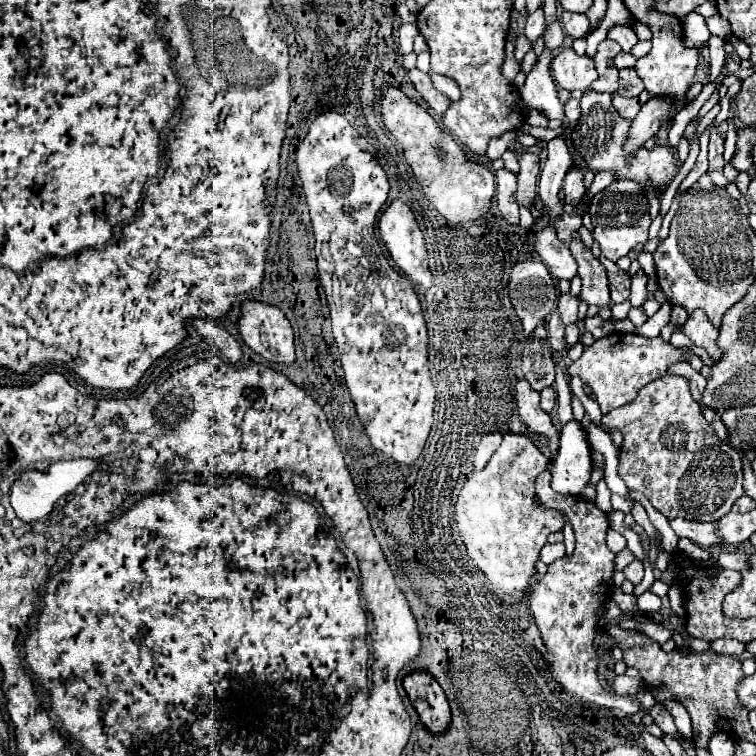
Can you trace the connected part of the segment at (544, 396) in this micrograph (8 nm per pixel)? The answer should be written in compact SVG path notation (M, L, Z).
M553 388L541 390L541 410L551 414L553 408L555 408L555 390Z

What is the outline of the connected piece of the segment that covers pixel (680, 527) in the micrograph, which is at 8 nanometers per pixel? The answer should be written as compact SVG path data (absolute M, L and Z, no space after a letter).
M671 520L671 528L677 532L681 538L689 538L691 542L699 544L701 548L717 548L723 546L725 540L717 534L717 524L701 524L701 522L691 522L691 520Z

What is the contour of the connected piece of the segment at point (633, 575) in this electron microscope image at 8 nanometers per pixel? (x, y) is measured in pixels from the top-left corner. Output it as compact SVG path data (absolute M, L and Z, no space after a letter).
M635 558L634 561L623 570L623 574L625 574L625 578L627 578L629 582L634 586L637 586L644 576L644 566L637 558Z

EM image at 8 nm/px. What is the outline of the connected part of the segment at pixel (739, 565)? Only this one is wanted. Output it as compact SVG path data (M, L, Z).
M721 552L716 556L718 564L723 569L730 569L735 571L745 571L749 568L747 556L740 552Z

